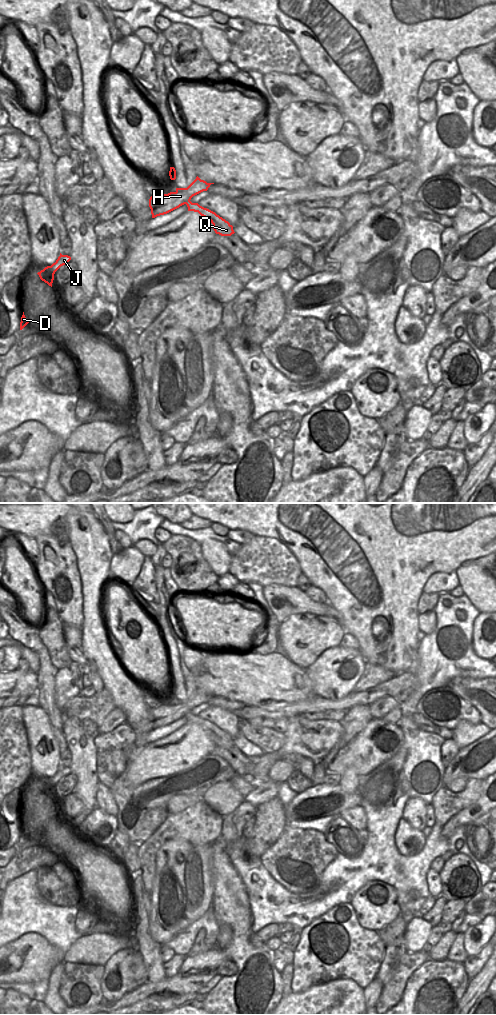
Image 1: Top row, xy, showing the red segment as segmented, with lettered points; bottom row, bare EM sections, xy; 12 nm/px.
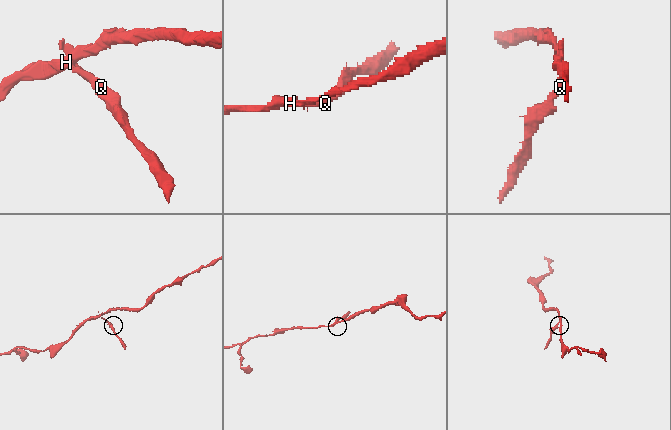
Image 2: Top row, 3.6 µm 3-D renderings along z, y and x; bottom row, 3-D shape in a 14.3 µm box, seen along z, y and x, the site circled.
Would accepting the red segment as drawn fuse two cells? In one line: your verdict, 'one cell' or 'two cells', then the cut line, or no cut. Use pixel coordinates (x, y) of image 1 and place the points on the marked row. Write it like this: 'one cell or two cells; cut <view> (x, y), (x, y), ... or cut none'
two cells; cut xy (189, 200), (185, 203)

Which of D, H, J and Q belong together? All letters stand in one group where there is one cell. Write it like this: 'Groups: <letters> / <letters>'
Groups: D H J / Q

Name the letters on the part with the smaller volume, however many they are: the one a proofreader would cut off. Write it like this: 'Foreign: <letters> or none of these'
Foreign: Q

